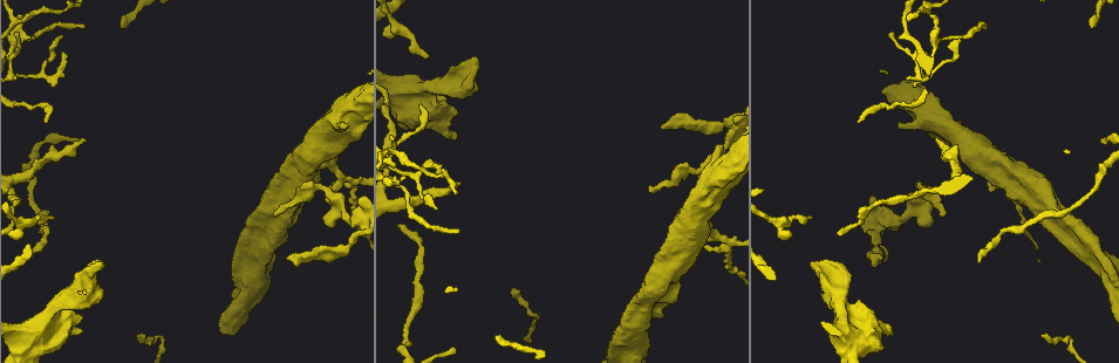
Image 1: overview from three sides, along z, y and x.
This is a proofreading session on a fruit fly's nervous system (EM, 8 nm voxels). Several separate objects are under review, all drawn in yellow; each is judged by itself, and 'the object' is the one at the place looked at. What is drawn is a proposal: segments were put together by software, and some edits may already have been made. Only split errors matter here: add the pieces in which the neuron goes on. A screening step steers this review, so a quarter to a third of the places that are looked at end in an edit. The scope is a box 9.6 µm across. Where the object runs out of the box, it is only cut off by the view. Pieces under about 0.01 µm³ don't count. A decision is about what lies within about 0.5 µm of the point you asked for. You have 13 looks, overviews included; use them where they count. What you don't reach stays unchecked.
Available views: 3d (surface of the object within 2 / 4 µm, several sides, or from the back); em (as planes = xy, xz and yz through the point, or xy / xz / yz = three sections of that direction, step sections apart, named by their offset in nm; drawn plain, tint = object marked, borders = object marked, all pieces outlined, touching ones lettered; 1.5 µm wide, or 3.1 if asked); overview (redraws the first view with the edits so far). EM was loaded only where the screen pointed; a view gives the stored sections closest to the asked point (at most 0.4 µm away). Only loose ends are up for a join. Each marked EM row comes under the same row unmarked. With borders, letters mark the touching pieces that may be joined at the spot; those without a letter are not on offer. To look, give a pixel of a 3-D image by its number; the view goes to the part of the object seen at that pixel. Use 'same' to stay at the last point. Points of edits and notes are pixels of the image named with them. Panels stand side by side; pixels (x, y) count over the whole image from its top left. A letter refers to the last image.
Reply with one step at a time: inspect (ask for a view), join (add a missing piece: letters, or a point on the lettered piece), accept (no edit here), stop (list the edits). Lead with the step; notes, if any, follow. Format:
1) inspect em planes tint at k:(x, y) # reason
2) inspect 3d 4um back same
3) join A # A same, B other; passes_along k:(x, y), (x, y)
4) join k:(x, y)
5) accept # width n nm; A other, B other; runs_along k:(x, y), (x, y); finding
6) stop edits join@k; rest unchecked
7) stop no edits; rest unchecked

inspect 3d 2um back at 1:(898, 125)

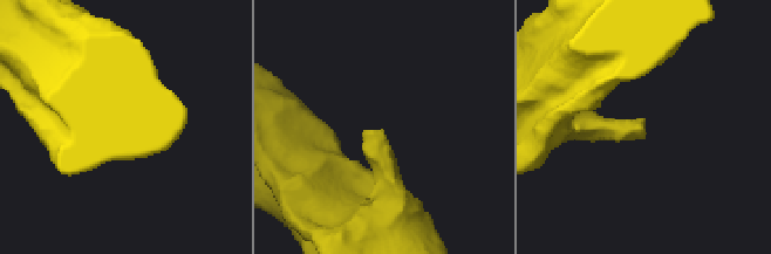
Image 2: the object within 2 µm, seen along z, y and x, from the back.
inspect em xz step 8 borders at 2:(644, 118) # need the tissue

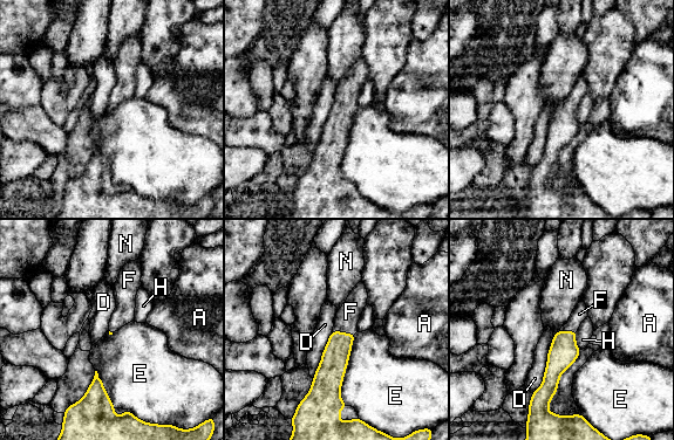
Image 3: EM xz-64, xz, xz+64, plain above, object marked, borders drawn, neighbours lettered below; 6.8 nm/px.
join F # A other, D other, E other, F same, H other, N other; passes_along 3:(335, 356), (342, 332), (346, 318); the neuron continues

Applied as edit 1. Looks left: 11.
inspect 3d 2um at 1:(944, 213) # thin end

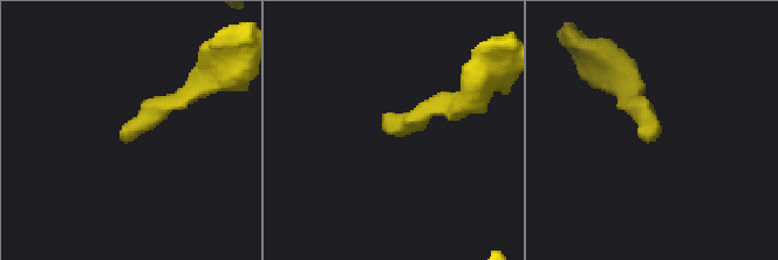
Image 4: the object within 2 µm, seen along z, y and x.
inspect em planes borders at 4:(659, 137) # need the tissue

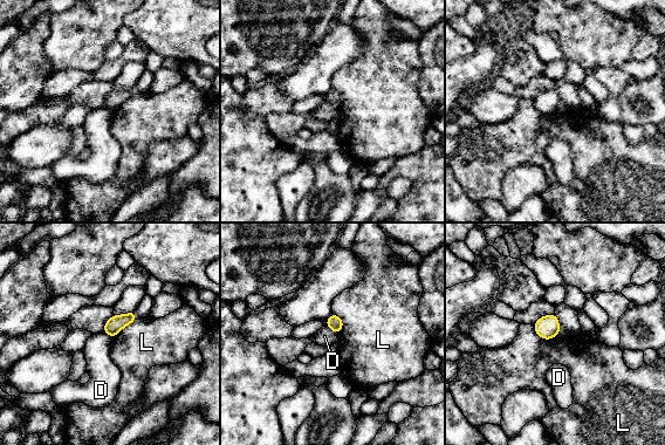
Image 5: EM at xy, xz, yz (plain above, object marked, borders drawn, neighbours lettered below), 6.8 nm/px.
accept # D other, L other; border 5:(326, 324), (337, 334); no lettered piece goes on from it

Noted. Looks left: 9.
inspect 3d 4um back at 1:(289, 260) # free end

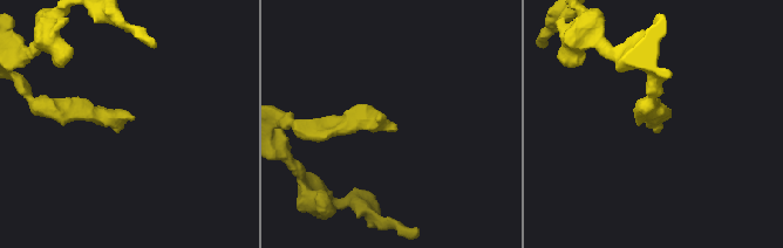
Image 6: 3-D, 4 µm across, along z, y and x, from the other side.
inspect em planes borders at 6:(132, 118)

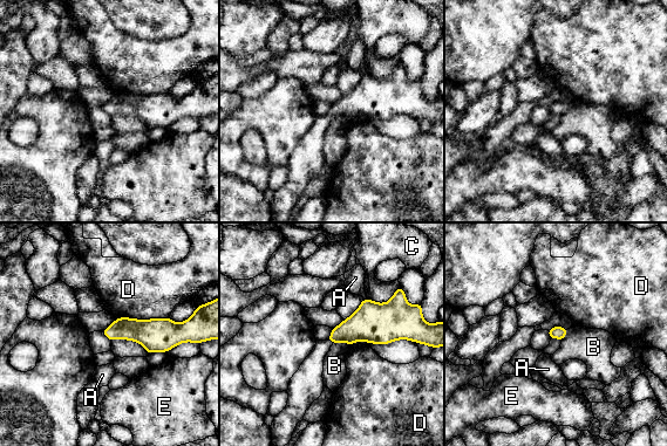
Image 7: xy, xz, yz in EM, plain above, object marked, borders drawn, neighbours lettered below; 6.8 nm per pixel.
accept # A other, B other, C other, D other, E other; border 7:(333, 342), (346, 342), (349, 345); none of them fits

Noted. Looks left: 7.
inspect em xy step 4 tint at 1:(813, 264) # an open end

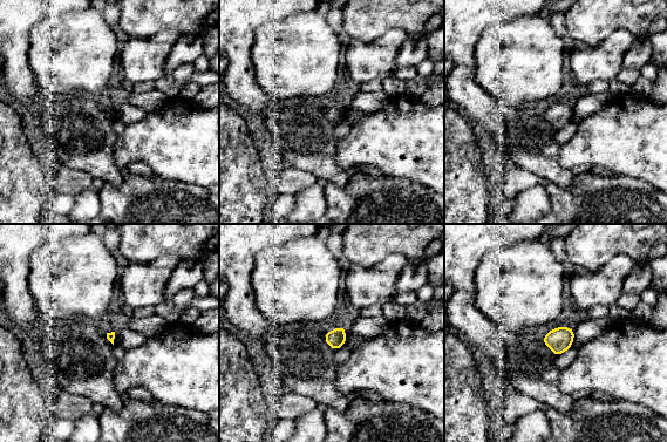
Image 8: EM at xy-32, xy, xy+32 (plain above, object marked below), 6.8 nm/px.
inspect em planes borders same

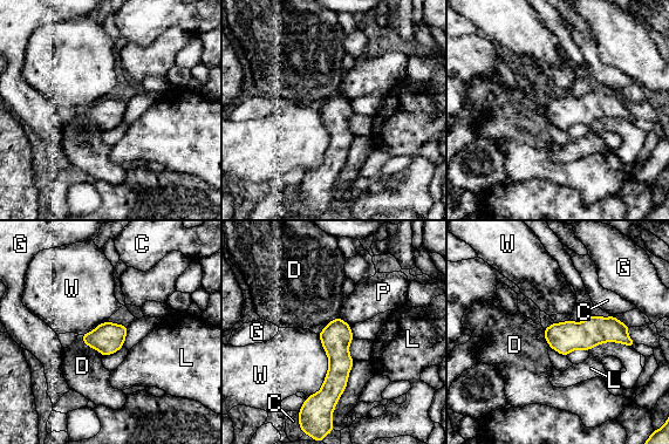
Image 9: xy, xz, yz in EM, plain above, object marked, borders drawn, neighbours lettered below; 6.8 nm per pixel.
accept # longest_contact W 440 nm; C other, D other, G other, L other, P other, W other; border 9:(316, 334), (328, 370), (308, 396); none of them fits

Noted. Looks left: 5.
inspect 3d 2um at 1:(457, 233) # free end

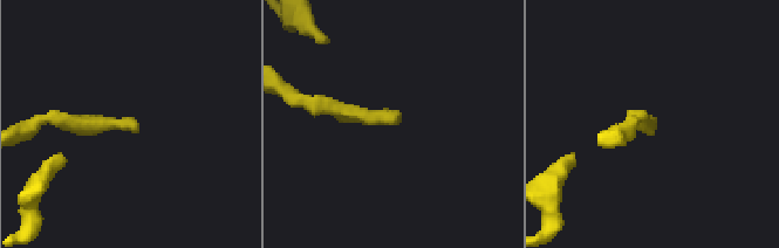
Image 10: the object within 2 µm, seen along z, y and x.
inspect em planes borders at 10:(652, 127) # need the tissue

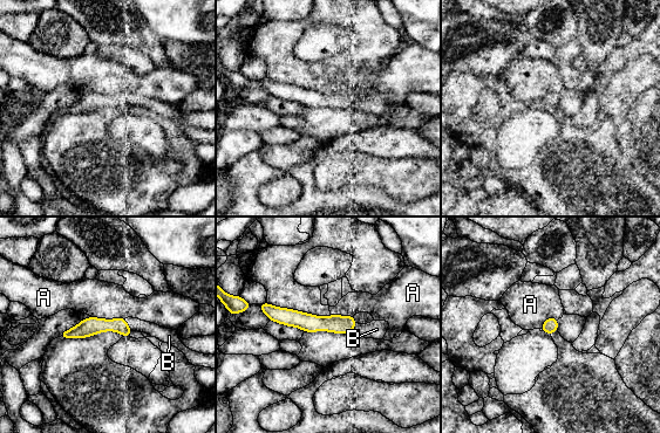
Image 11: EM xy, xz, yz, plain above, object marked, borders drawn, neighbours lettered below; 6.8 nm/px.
join B # A other, B same; the neuron continues

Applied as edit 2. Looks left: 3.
stop edits join@3, join@11; rest unchecked

